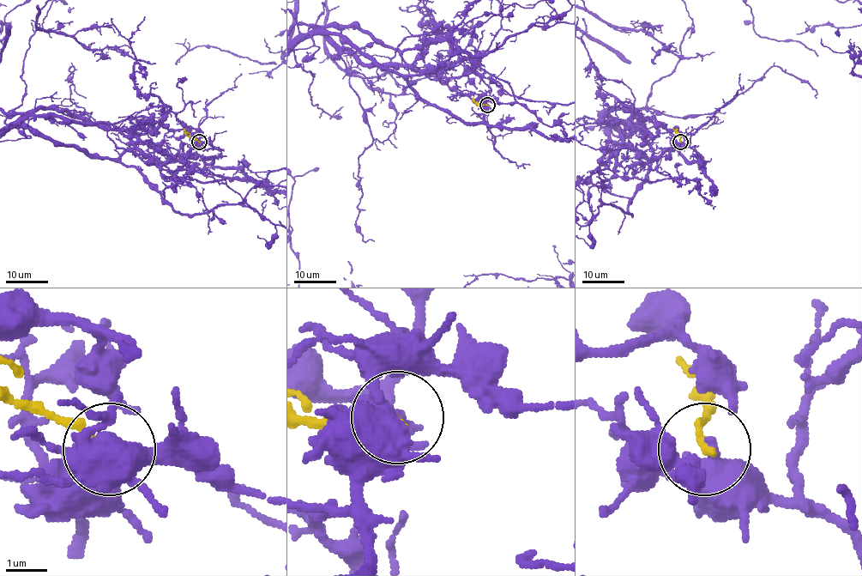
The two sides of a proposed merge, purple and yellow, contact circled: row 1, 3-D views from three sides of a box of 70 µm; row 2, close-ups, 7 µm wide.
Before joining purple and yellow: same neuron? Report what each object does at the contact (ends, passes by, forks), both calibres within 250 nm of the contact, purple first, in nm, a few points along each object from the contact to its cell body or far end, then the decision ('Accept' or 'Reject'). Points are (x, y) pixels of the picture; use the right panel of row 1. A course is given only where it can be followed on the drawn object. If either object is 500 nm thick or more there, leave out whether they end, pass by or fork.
At the ring purple forks. At the ring yellow ends. Thickness 340 nm (purple) against 190 nm. Course of yellow: (679, 142), (679, 136), (672, 128). Reject

